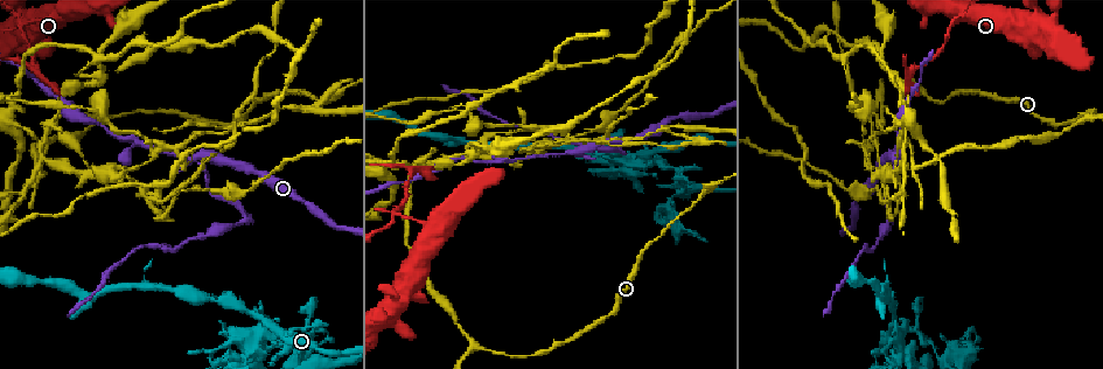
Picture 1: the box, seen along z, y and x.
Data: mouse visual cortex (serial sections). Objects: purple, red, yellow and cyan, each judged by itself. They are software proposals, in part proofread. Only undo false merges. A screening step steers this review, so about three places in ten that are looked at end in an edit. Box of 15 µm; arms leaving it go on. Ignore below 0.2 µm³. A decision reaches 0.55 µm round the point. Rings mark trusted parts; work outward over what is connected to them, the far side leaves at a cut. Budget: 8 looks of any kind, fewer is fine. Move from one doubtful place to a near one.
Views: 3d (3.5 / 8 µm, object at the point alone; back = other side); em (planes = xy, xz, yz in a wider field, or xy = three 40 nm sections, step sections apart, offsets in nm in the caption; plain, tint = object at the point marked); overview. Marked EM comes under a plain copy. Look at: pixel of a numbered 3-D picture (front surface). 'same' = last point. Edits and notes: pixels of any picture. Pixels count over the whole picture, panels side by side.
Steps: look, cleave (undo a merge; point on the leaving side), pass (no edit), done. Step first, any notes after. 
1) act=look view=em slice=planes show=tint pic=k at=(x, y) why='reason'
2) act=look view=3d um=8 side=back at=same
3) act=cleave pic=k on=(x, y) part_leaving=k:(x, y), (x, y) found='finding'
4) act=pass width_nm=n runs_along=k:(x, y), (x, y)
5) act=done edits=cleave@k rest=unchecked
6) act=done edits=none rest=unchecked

act=look view=em slice=xy step=2 show=tint pic=1 at=(1086, 118) why='three-way junction'

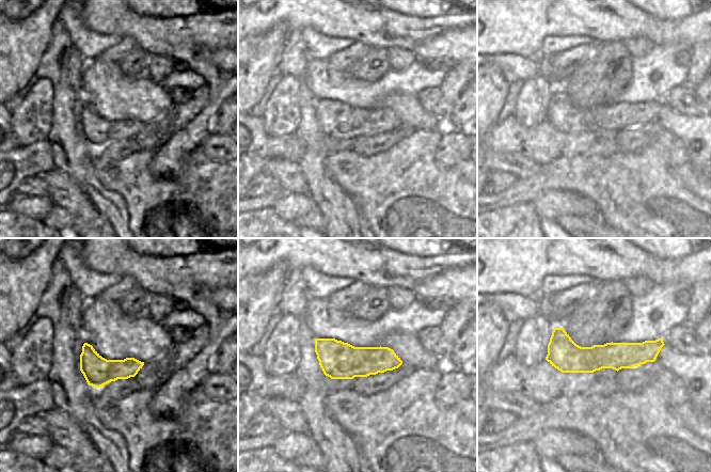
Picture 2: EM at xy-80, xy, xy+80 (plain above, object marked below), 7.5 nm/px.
act=look view=3d um=3.5 at=same why='wider look'

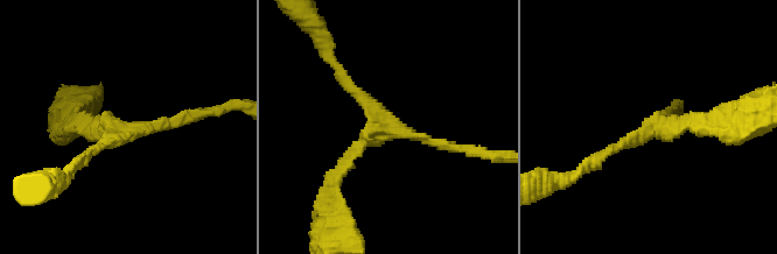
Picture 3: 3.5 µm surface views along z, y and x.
act=pass arms=3 arm_widths_nm=150,150,150 runs_along=3:(453, 149), (385, 128), (342, 75) found='one cell here'

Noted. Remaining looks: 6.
act=look view=3d um=3.5 pic=1 at=(886, 158) why='a narrow waist'

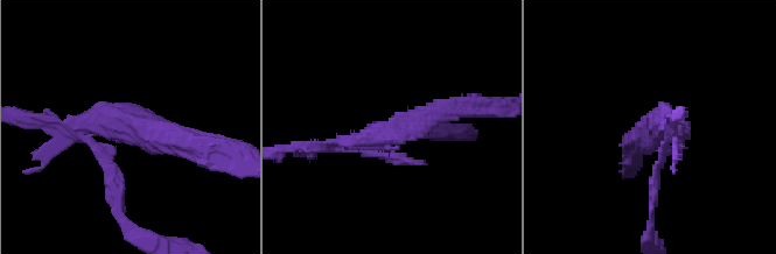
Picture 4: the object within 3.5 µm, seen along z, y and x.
act=look view=em slice=planes show=tint pic=4 at=(661, 124)

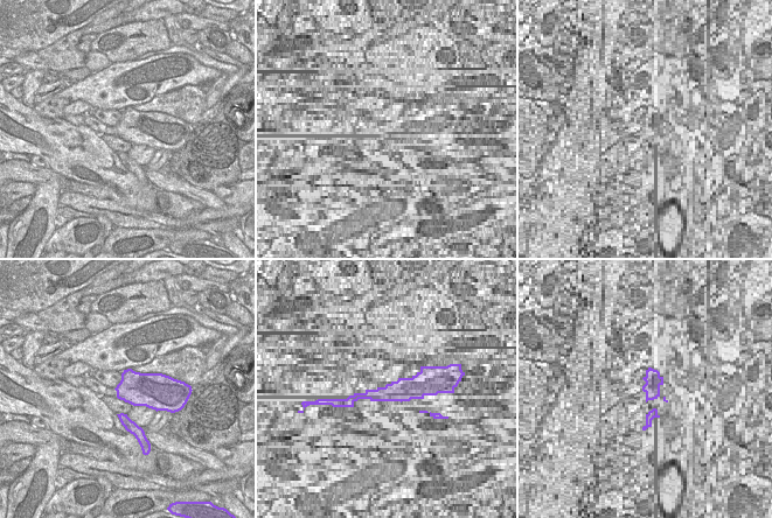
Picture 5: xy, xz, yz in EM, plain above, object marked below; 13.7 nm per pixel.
act=pass runs_along=4:(451, 107), (389, 134), (307, 149) found='one cell here'

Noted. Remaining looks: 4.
act=look view=3d um=3.5 pic=1 at=(953, 23) why='three-way junction'

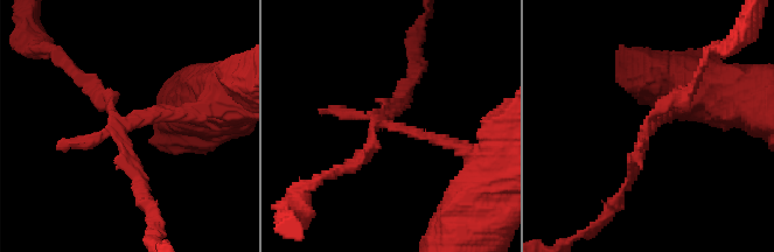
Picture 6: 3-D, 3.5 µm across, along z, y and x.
act=look view=em slice=xy step=2 show=tint pic=6 at=(384, 124) why='need the tissue'

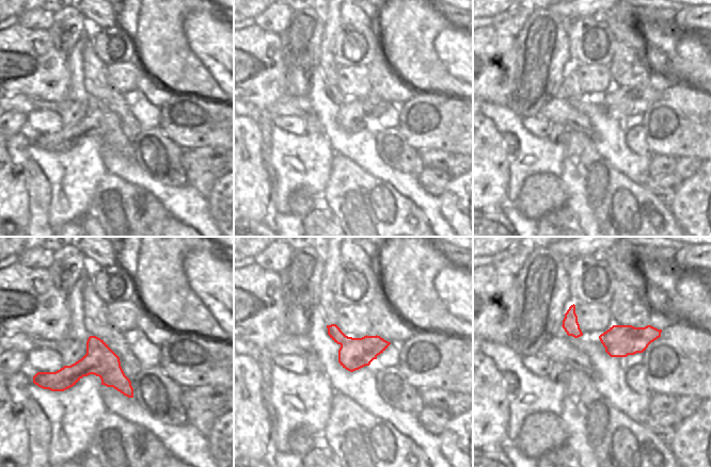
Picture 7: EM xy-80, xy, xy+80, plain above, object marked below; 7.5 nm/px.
act=look view=em slice=planes show=tint at=same why='cut it another way'

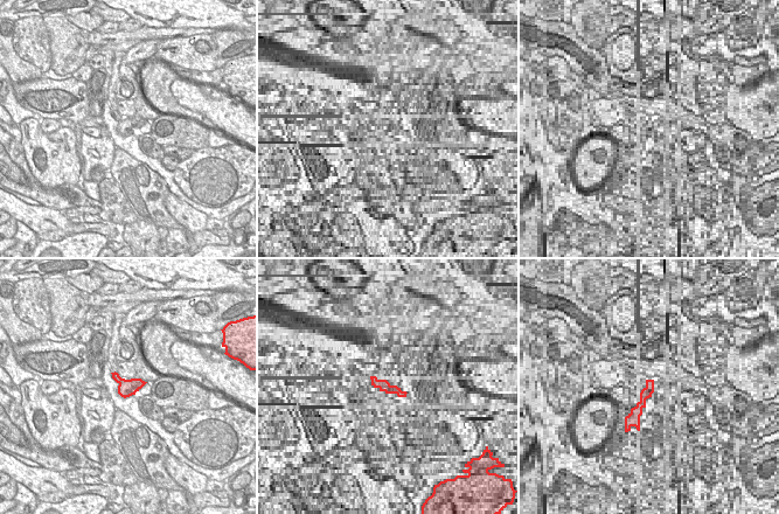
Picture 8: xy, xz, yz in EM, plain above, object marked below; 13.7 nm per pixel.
act=cleave pic=6 on=(97, 93) part_leaving=6:(117, 132), (153, 225) found='two cells meet here'

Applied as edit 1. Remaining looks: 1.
act=done edits=cleave@6 rest=unchecked

